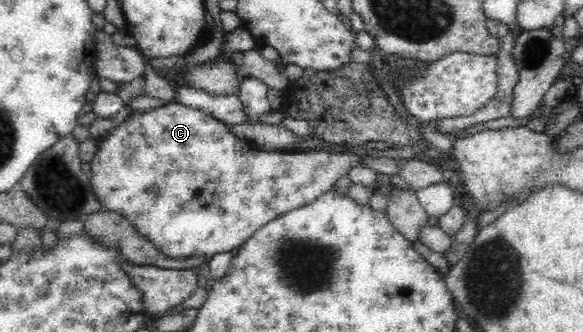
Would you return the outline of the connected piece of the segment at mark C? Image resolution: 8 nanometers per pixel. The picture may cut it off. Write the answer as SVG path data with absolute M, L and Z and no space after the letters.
M170 103L164 104L162 106L156 107L154 109L149 110L148 112L143 113L129 113L128 116L124 119L124 122L120 122L120 124L116 125L116 128L108 129L108 134L97 140L98 150L95 153L95 156L90 160L90 173L89 173L89 182L91 185L91 190L93 196L96 197L96 201L100 203L101 208L107 210L107 212L114 212L119 216L122 216L133 228L135 228L136 233L140 233L144 239L148 239L160 253L164 254L164 256L168 258L174 259L189 259L190 257L202 257L202 258L211 258L215 254L220 254L223 252L232 252L236 253L239 248L248 240L256 231L260 230L260 228L264 228L268 222L272 222L272 220L276 220L276 218L280 218L280 216L284 216L284 214L288 214L288 212L292 212L292 210L298 210L298 208L302 208L302 206L308 206L313 200L316 200L320 196L324 196L326 192L330 192L332 187L342 179L348 172L351 170L352 166L356 166L356 162L360 163L359 156L360 151L357 151L357 154L329 154L329 152L316 152L316 154L279 154L278 152L265 152L264 149L255 148L252 144L248 142L242 141L235 134L232 134L229 131L229 128L220 123L220 121L213 119L212 116L200 111L200 109L188 108L184 106L182 103Z

